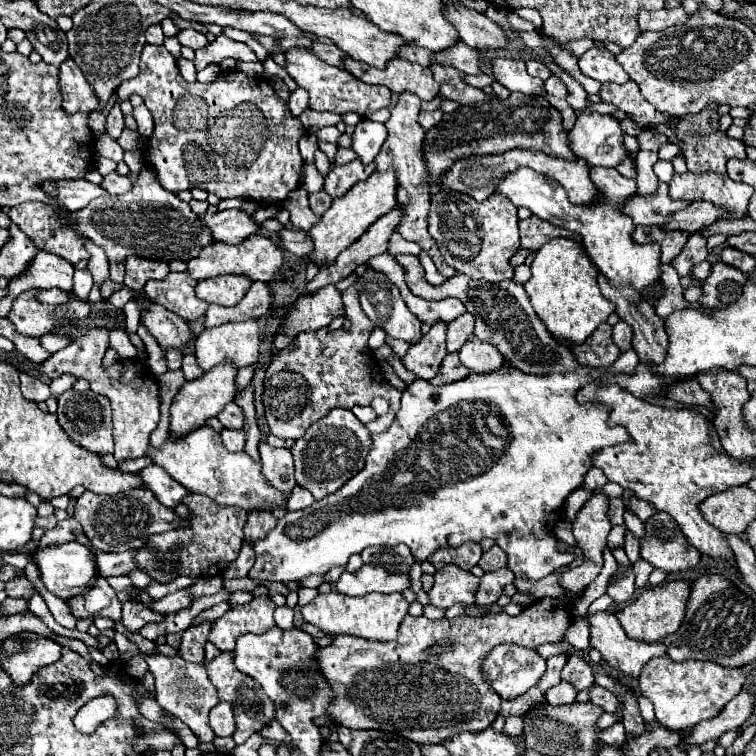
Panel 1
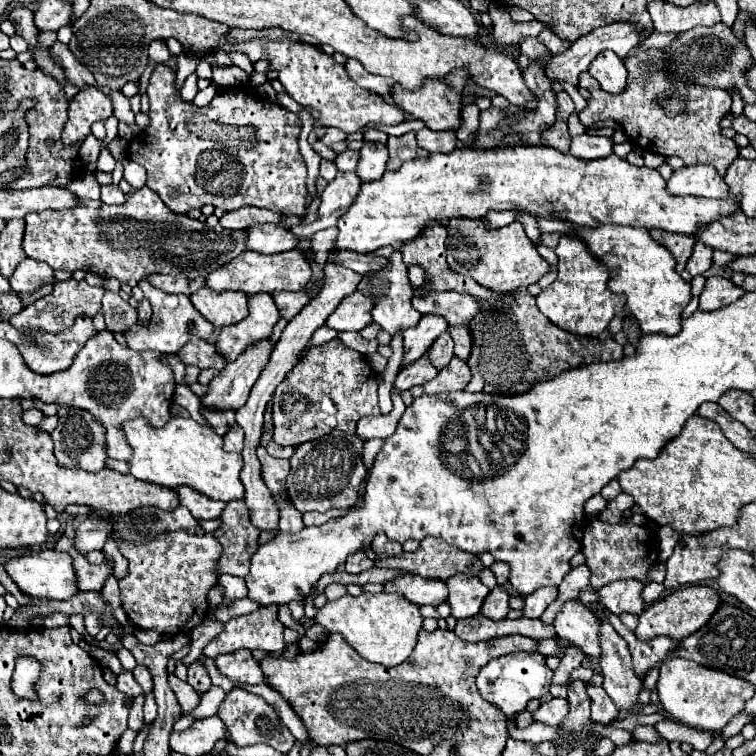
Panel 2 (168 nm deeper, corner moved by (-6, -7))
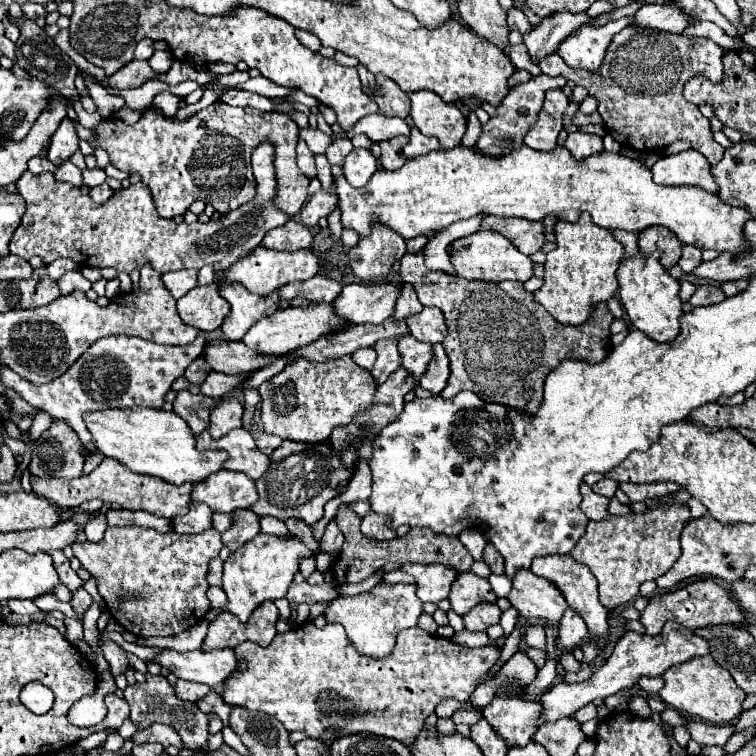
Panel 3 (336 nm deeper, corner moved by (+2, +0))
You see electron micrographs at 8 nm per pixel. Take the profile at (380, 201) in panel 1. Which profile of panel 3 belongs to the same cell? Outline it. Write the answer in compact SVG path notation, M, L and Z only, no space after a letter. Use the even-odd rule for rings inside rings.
M457 145L453 149L439 149L419 157L411 157L405 165L397 171L377 169L369 181L369 189L355 189L343 177L341 167L333 167L337 195L339 195L339 209L341 209L341 223L345 229L355 231L361 237L371 233L375 221L393 229L403 239L413 239L417 235L433 235L443 227L469 219L477 213L489 213L497 217L525 217L531 221L541 221L547 215L553 215L561 221L579 221L583 213L589 213L593 223L605 229L625 229L637 233L639 229L651 225L663 225L671 229L683 243L697 245L699 249L715 249L715 251L731 251L741 253L749 247L743 243L741 229L743 223L749 219L749 213L741 207L733 207L723 203L717 195L707 193L705 189L697 187L663 187L653 183L651 171L637 159L625 157L621 153L607 153L601 151L587 159L573 159L569 149L557 147L553 151L535 151L527 145L513 149L509 155L503 157L489 157L473 147Z

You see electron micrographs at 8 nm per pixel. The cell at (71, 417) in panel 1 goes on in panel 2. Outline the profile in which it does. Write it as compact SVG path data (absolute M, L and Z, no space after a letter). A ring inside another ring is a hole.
M69 408L65 416L59 418L57 428L51 432L53 452L63 468L83 468L87 472L99 472L105 468L105 428L93 420L93 416L79 408Z

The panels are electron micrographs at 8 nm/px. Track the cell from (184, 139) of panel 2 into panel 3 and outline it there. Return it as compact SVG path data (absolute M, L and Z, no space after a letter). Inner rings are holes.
M217 101L201 109L187 121L179 121L177 117L165 117L159 109L151 107L141 115L141 119L135 125L125 125L118 118L103 119L103 123L95 129L95 133L97 133L97 141L89 141L89 143L93 147L103 147L109 153L109 159L117 169L123 169L127 173L137 171L141 175L141 181L151 189L159 215L167 219L173 219L175 215L185 213L189 205L197 199L211 203L215 211L221 215L255 199L257 183L251 171L251 153L263 141L271 141L277 151L277 195L273 199L275 207L287 213L289 217L295 217L307 201L309 179L299 171L297 161L295 161L295 145L297 145L299 127L285 113L259 111L253 107L231 107L223 101Z

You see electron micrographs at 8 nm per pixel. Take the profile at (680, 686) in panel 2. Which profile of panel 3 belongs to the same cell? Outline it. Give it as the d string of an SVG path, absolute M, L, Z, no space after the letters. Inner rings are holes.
M709 655L693 657L681 665L671 665L661 677L665 685L659 691L659 699L687 717L703 719L715 725L725 725L735 721L743 711L741 703L745 699L745 691L737 687L729 671L721 669L721 665L717 665Z

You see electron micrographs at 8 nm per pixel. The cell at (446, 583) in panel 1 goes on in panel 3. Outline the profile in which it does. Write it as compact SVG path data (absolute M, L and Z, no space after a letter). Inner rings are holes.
M471 571L457 575L457 581L451 585L451 595L449 595L451 609L459 615L465 615L467 611L471 611L475 605L483 601L495 603L495 599L497 595L493 593L489 581L483 577L477 577Z

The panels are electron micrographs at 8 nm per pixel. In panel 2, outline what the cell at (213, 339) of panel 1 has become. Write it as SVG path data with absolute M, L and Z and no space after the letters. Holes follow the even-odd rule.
M253 294L247 296L249 316L239 324L221 328L217 350L233 362L247 346L259 342L261 338L269 338L275 322L281 318L273 298L269 294Z

